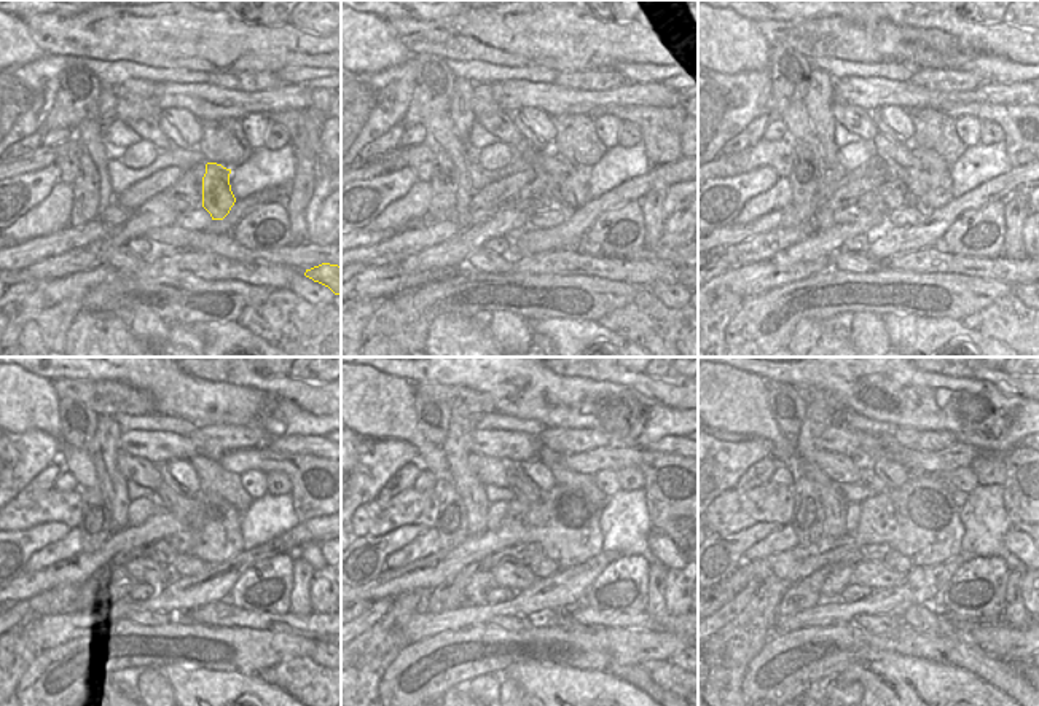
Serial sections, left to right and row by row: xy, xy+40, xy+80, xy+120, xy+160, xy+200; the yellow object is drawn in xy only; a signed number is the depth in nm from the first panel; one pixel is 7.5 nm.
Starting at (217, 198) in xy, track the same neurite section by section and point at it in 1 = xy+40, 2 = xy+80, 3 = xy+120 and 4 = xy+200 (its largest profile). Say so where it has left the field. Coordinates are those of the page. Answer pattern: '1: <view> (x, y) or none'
1: xy+40 (572, 193)
2: xy+80 (904, 164)
3: xy+120 (180, 507)
4: xy+200 (869, 478)

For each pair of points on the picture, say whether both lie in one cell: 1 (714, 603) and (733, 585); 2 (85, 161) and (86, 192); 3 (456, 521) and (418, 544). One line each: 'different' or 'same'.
1: same
2: same
3: different

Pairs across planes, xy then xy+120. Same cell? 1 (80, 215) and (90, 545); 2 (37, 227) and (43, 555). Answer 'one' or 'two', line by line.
1: one
2: one

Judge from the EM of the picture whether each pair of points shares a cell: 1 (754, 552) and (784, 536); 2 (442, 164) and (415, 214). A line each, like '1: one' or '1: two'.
1: one
2: two

